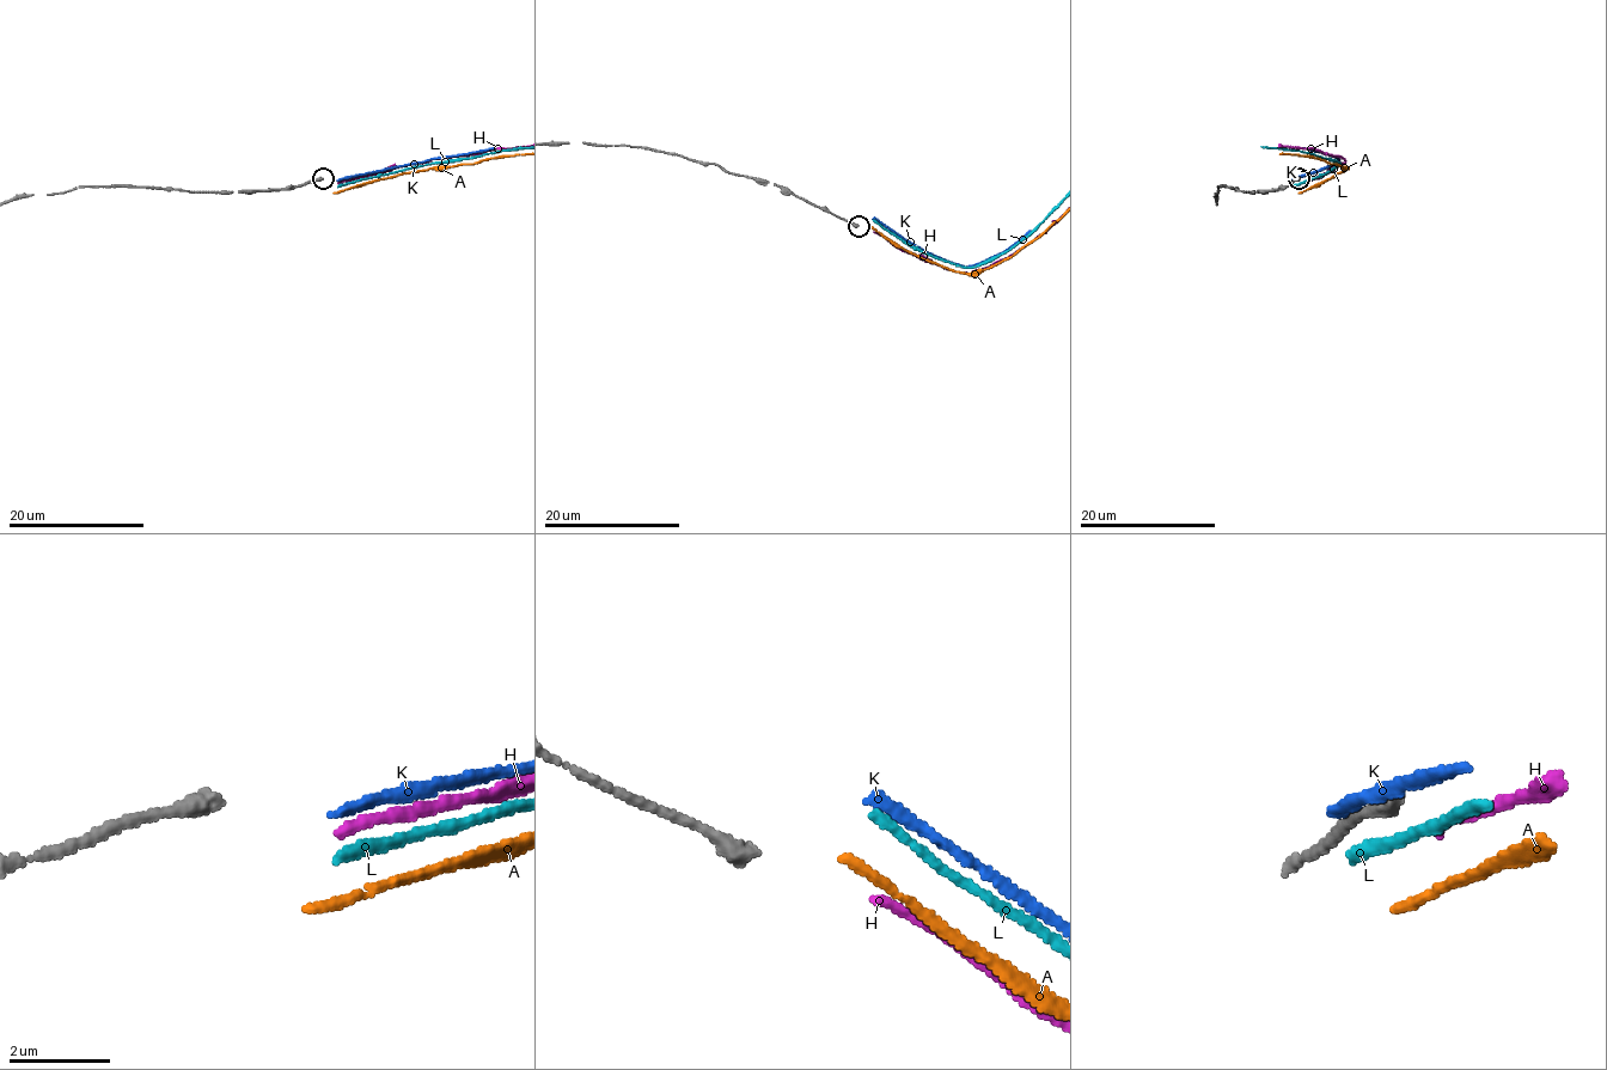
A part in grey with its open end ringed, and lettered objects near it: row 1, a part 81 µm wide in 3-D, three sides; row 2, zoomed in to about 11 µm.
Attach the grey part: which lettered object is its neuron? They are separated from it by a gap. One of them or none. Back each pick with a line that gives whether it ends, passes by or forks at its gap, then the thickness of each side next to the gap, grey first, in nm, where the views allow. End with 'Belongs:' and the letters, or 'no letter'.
Belongs: no letter

